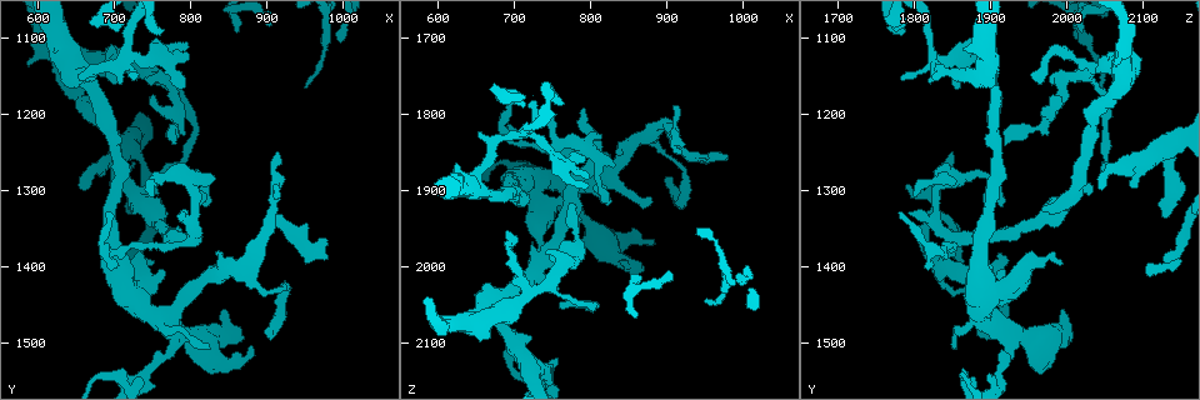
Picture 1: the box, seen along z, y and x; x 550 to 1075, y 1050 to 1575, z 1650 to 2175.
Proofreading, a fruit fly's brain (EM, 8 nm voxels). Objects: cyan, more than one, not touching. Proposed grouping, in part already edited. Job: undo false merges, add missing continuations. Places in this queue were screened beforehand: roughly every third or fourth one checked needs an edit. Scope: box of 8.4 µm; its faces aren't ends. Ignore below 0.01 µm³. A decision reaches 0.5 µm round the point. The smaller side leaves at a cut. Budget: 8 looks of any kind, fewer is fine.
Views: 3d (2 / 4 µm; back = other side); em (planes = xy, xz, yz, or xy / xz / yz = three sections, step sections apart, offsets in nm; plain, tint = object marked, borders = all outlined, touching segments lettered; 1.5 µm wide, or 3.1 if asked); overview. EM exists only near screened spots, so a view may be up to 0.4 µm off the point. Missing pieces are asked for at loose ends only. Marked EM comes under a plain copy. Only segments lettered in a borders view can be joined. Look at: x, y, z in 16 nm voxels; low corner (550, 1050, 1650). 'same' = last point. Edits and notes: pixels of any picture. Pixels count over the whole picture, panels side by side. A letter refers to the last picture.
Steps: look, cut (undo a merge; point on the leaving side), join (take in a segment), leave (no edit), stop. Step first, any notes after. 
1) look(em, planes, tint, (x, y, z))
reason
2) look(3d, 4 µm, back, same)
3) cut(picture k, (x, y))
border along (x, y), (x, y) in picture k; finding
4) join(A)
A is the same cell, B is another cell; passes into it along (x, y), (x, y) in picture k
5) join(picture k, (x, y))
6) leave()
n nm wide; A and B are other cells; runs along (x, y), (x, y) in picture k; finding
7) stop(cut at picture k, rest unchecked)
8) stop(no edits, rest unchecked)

look(em, planes, borders, (825, 1510, 1855))
branch stops here

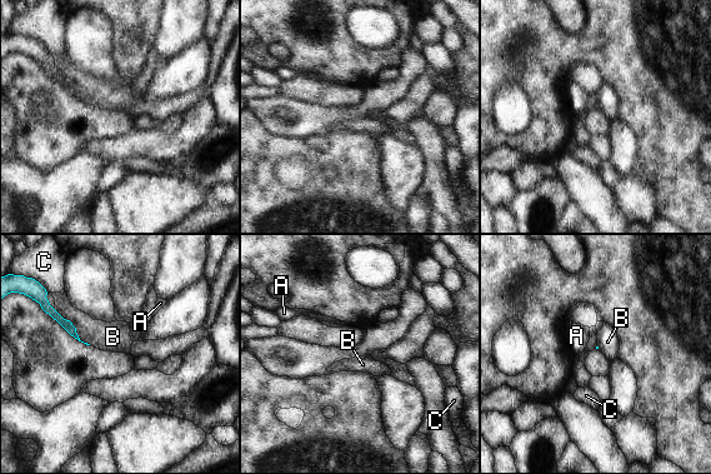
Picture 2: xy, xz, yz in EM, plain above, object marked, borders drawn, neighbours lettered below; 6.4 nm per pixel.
leave()
B touches over 380 nm; A, B and C are other cells; none of them fits

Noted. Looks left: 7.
look(em, xy, step 4, borders, (705, 1400, 1825))
thin end

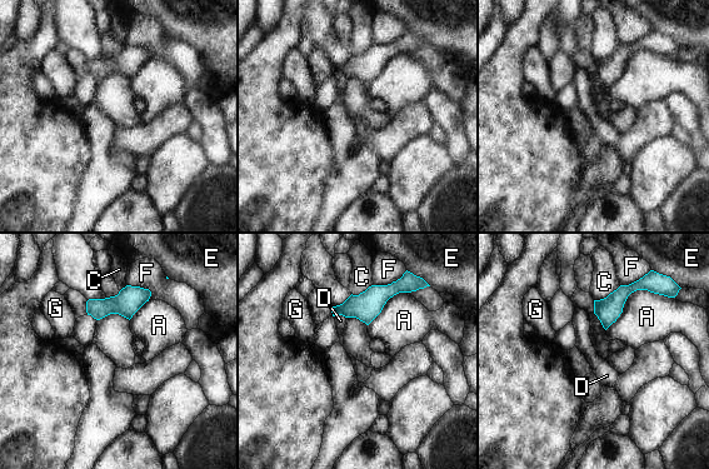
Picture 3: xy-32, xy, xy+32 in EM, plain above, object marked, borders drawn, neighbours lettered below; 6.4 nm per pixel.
leave()
A, C, D, E, F and G are other cells; border along (620, 285), (605, 297), (594, 300) in picture 3; none of them fits

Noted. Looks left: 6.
look(3d, 2 µm, (760, 1295, 2030))
free end

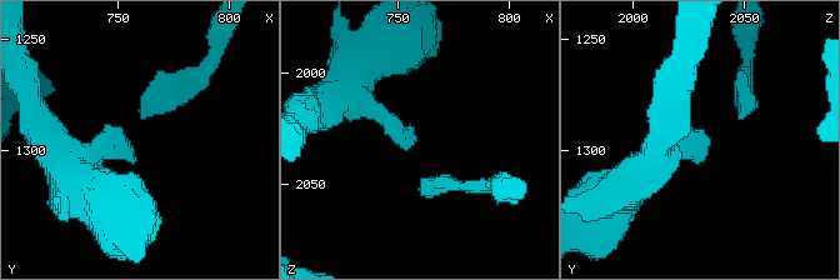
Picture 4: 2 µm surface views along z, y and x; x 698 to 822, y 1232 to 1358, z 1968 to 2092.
look(em, yz, step 4, borders, (755, 1295, 2033))

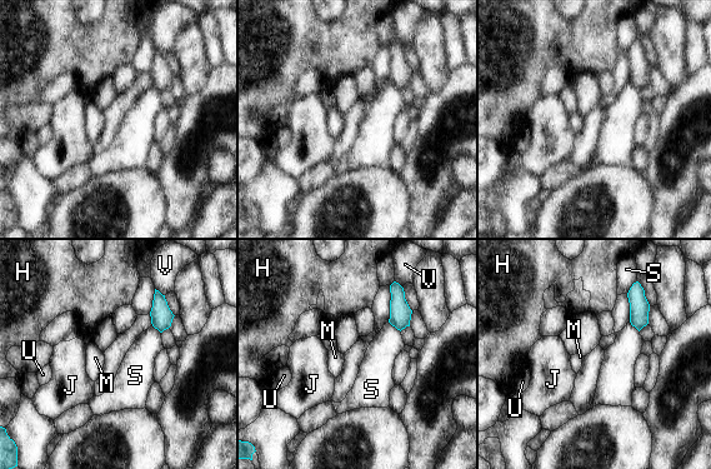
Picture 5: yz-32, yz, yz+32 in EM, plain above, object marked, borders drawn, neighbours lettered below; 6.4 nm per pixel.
leave()
H, J, M, S, U and V are other cells; border along (387, 322), (400, 332) in picture 5; no lettered segment goes on from it

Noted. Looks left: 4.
stop(no edits, rest unchecked)

